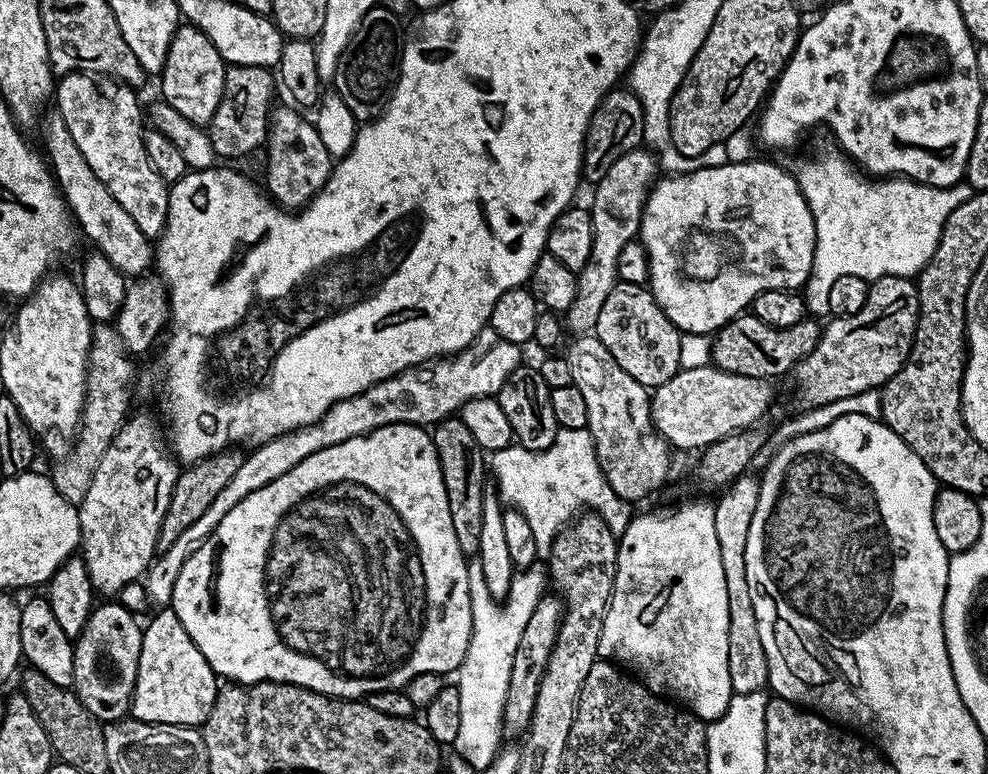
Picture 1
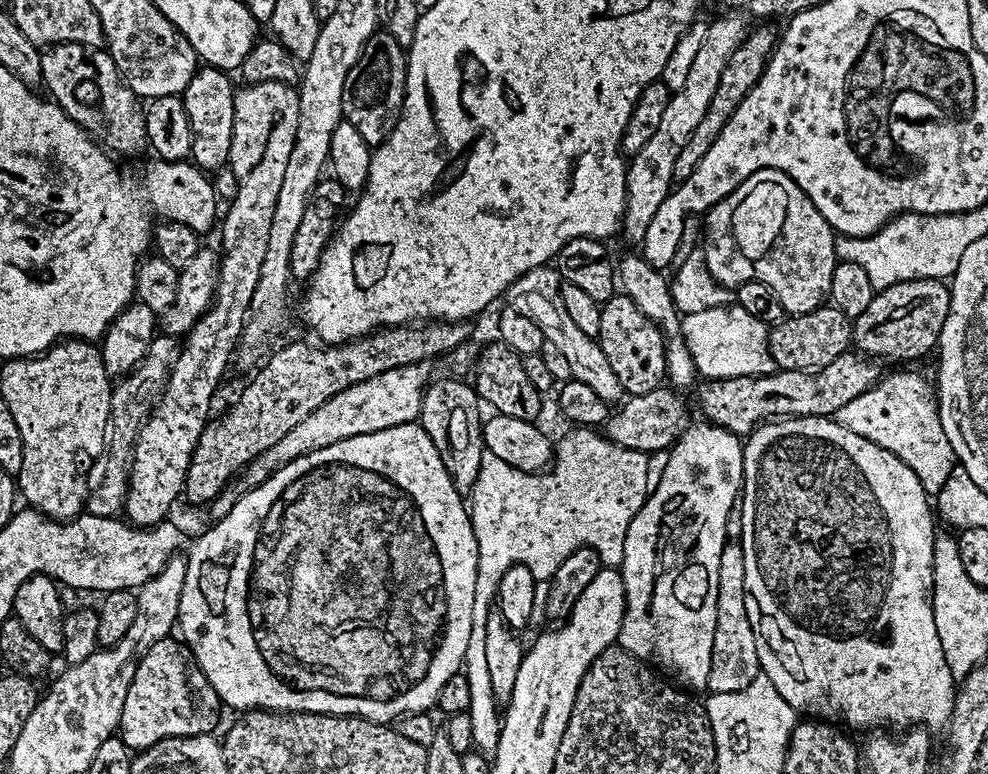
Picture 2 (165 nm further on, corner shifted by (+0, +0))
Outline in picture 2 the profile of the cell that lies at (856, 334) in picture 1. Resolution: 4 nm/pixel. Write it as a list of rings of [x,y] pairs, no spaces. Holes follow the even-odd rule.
[[[944,280],[898,282],[889,288],[879,289],[870,306],[854,317],[852,344],[857,353],[880,362],[920,360],[931,348],[933,351],[939,345],[949,310],[950,288]]]

